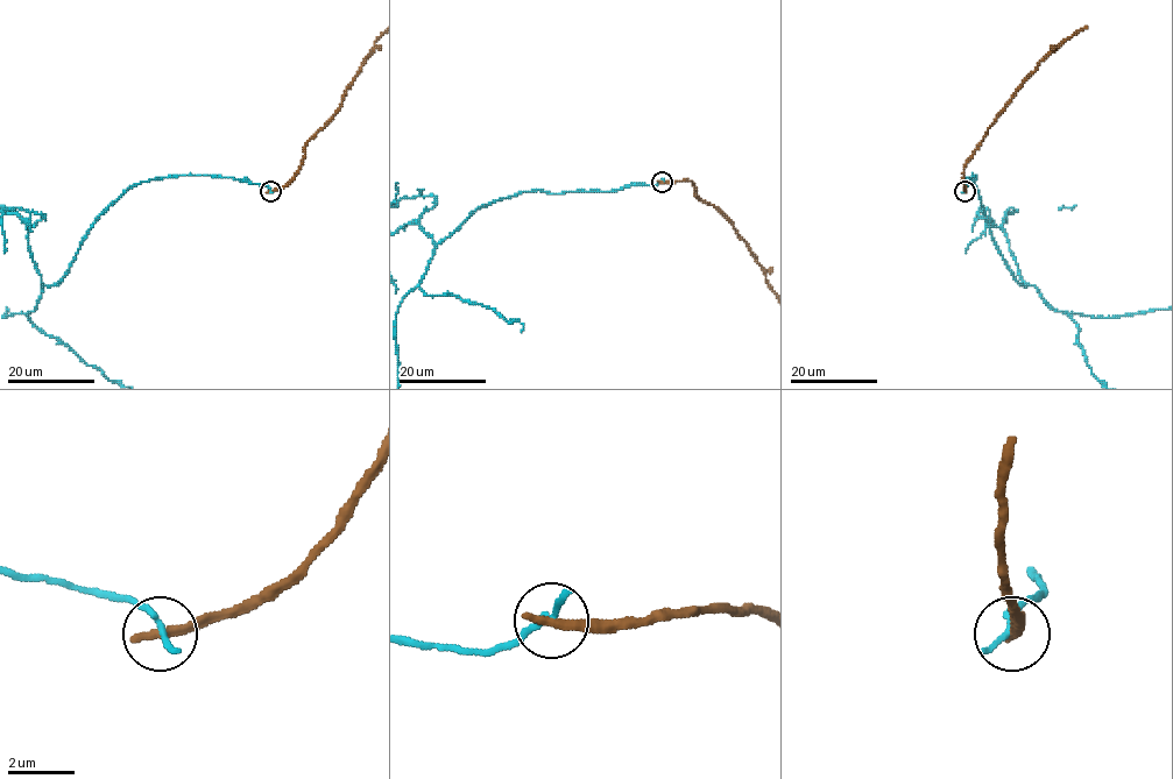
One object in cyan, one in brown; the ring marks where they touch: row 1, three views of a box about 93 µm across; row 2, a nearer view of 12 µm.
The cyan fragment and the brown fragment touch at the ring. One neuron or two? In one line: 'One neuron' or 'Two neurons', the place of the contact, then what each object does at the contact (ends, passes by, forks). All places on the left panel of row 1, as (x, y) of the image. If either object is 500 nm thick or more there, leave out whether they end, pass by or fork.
Two neurons. Place: (270, 191). At the ring cyan ends. At the ring brown ends

